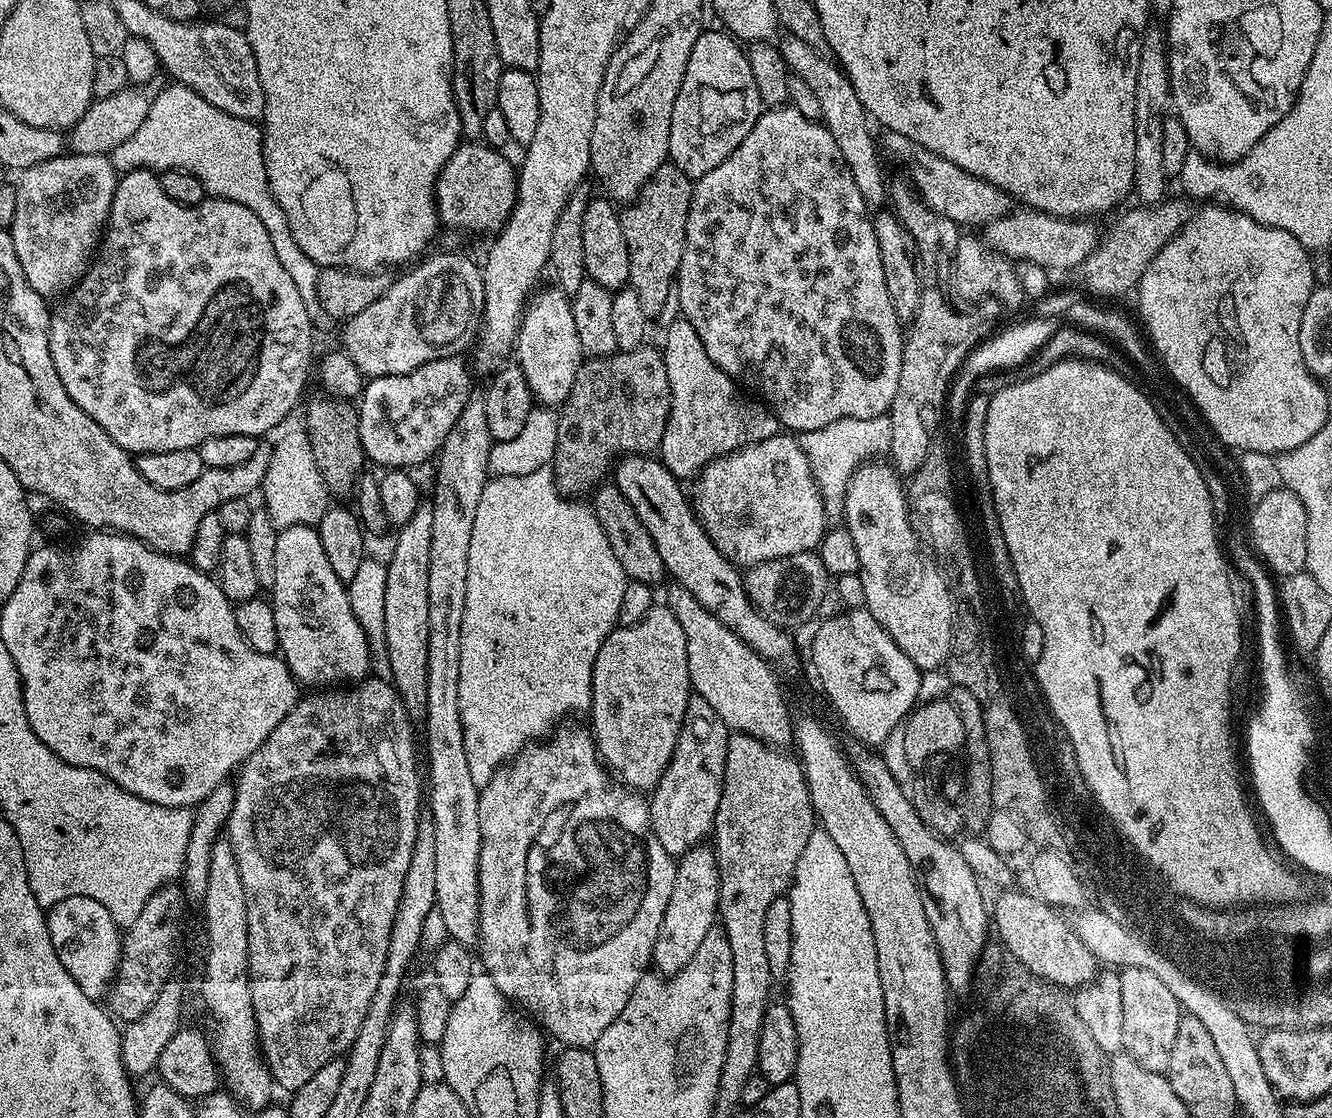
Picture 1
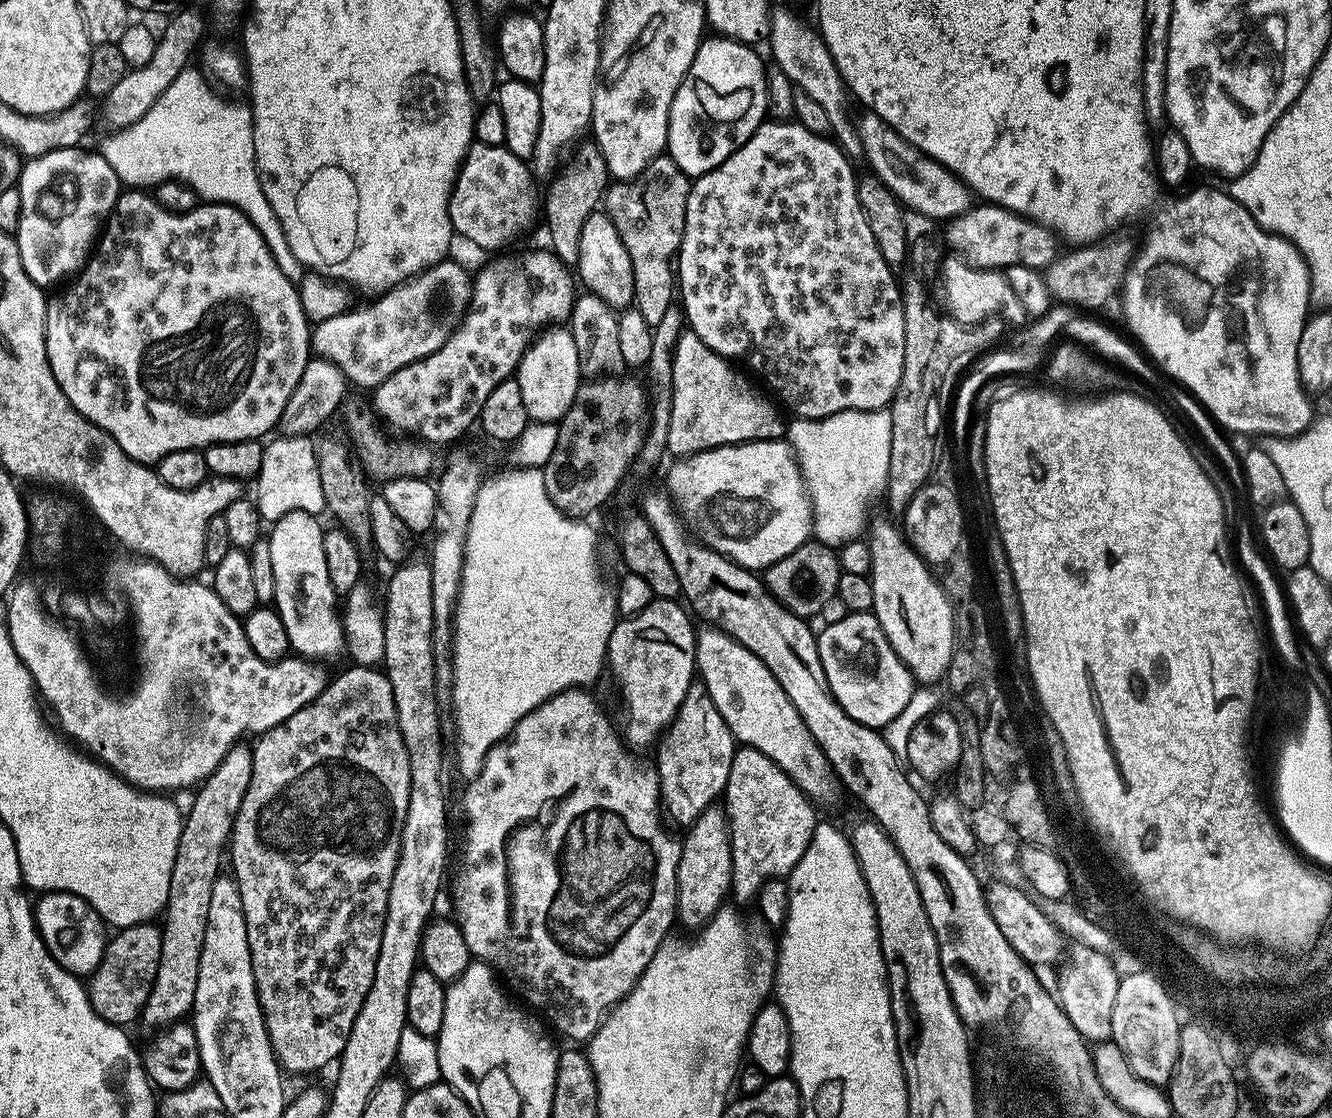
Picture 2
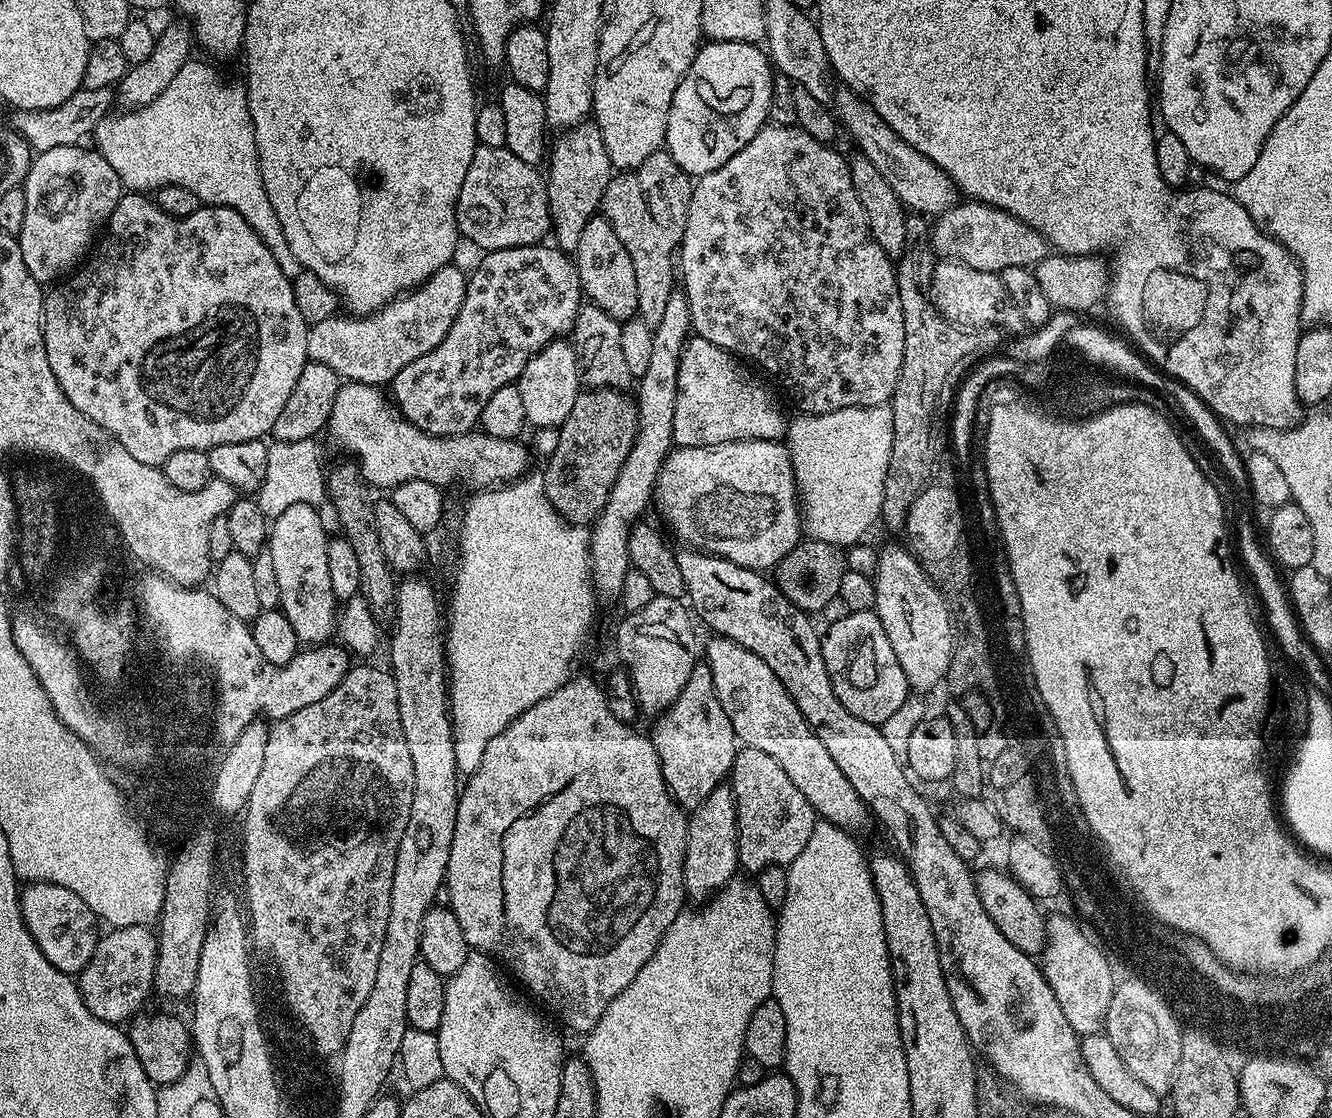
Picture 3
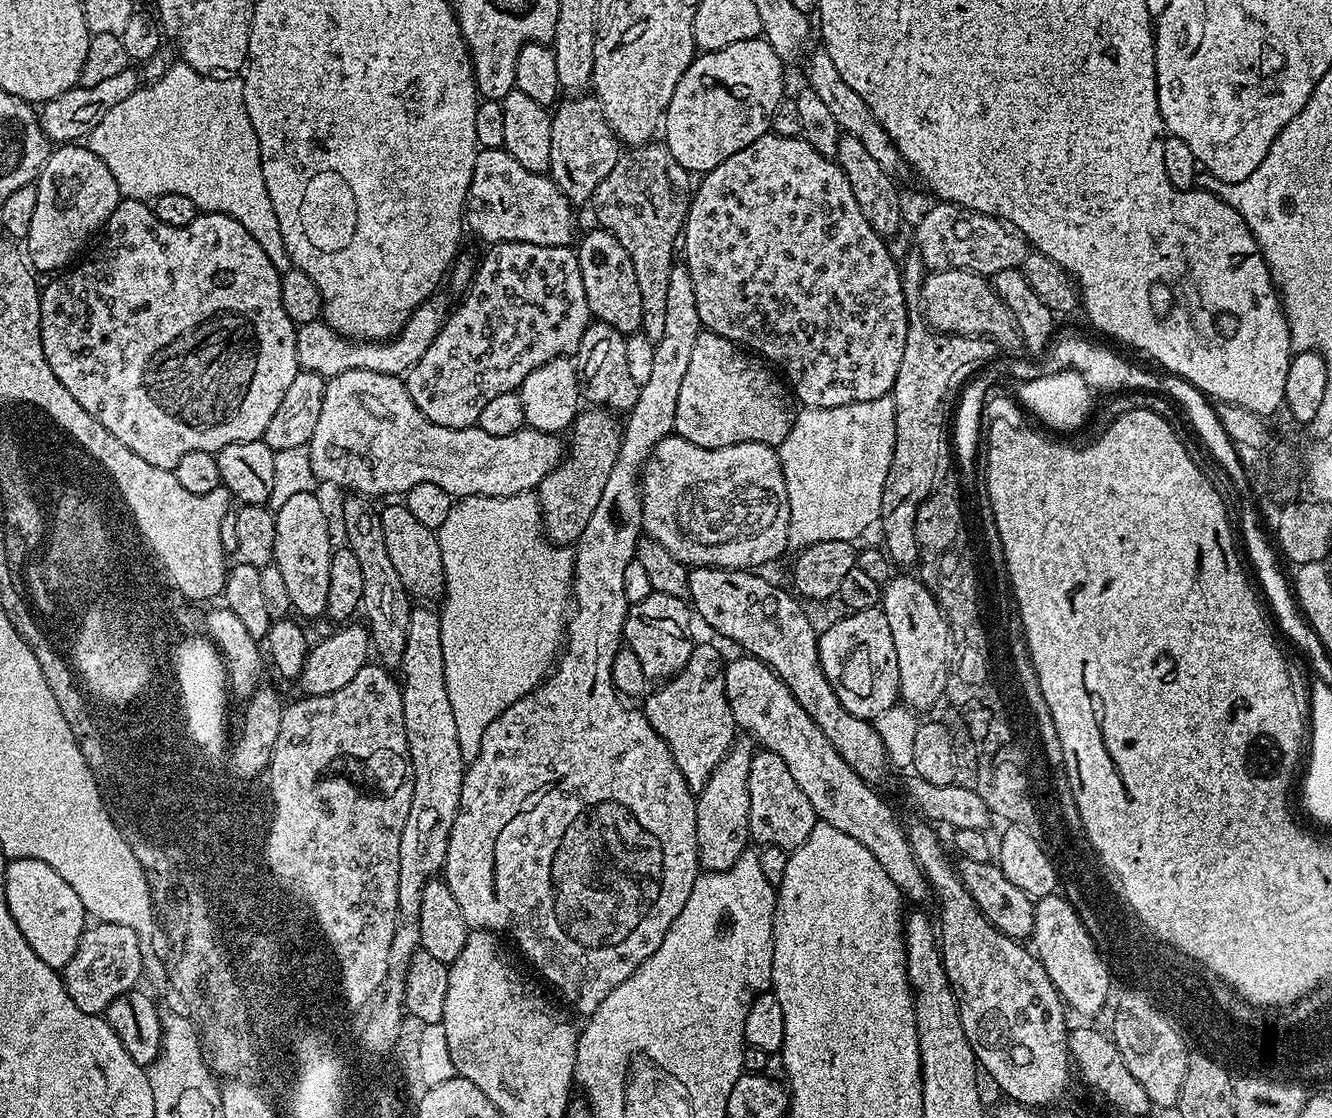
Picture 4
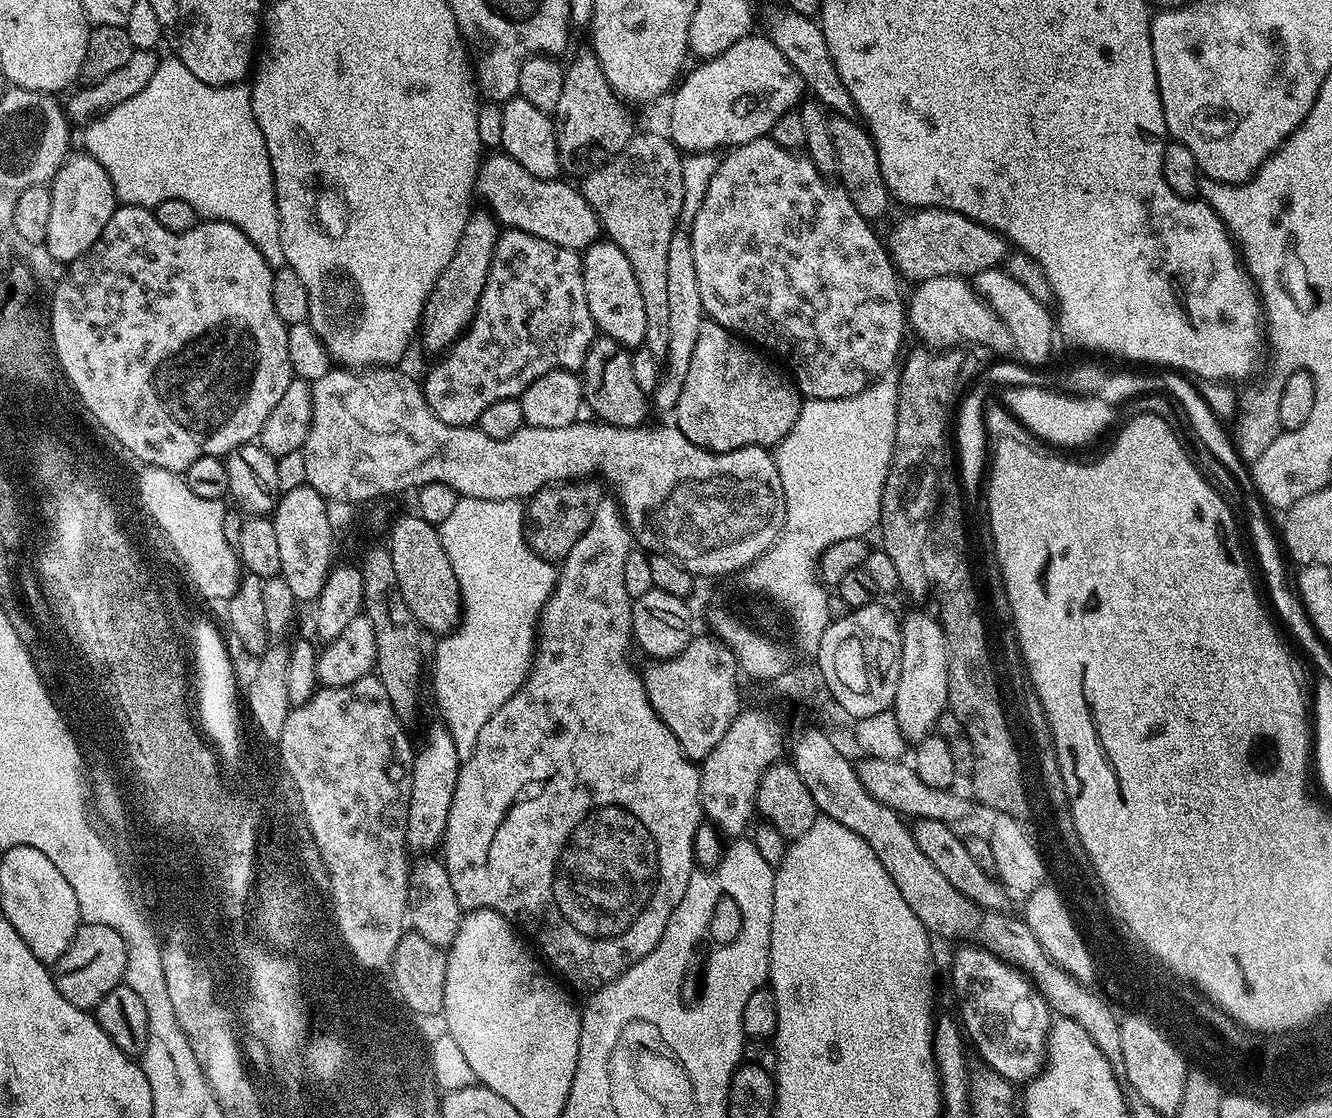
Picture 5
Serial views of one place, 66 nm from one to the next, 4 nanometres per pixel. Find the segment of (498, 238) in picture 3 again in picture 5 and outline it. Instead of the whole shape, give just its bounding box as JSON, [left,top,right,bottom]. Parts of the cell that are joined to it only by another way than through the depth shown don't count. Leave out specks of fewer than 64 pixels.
[476,154,601,250]

